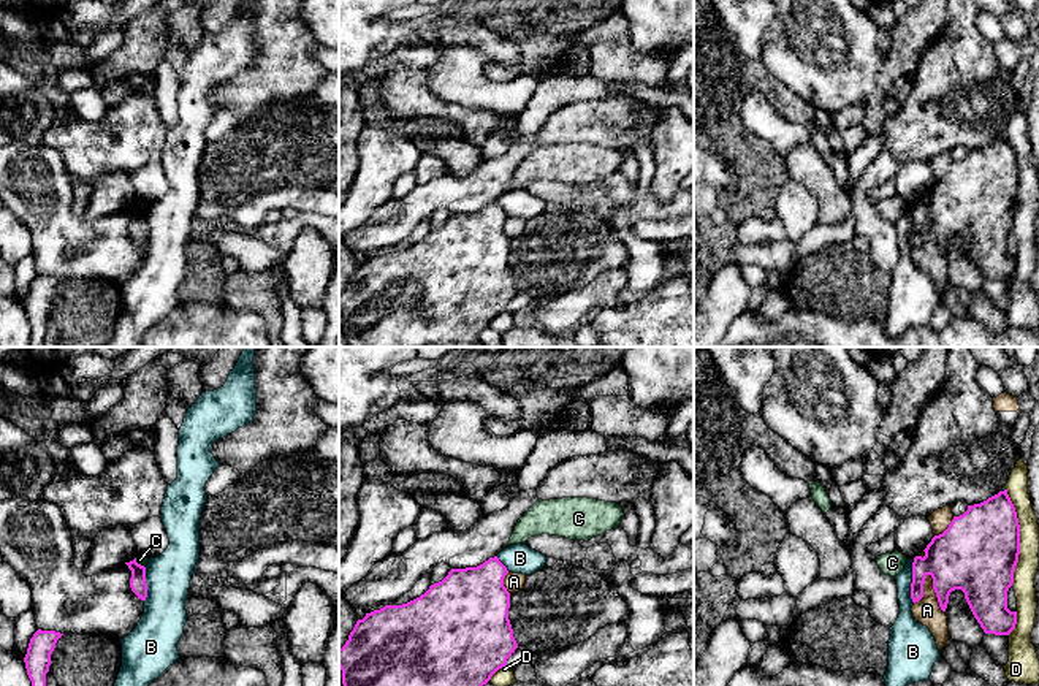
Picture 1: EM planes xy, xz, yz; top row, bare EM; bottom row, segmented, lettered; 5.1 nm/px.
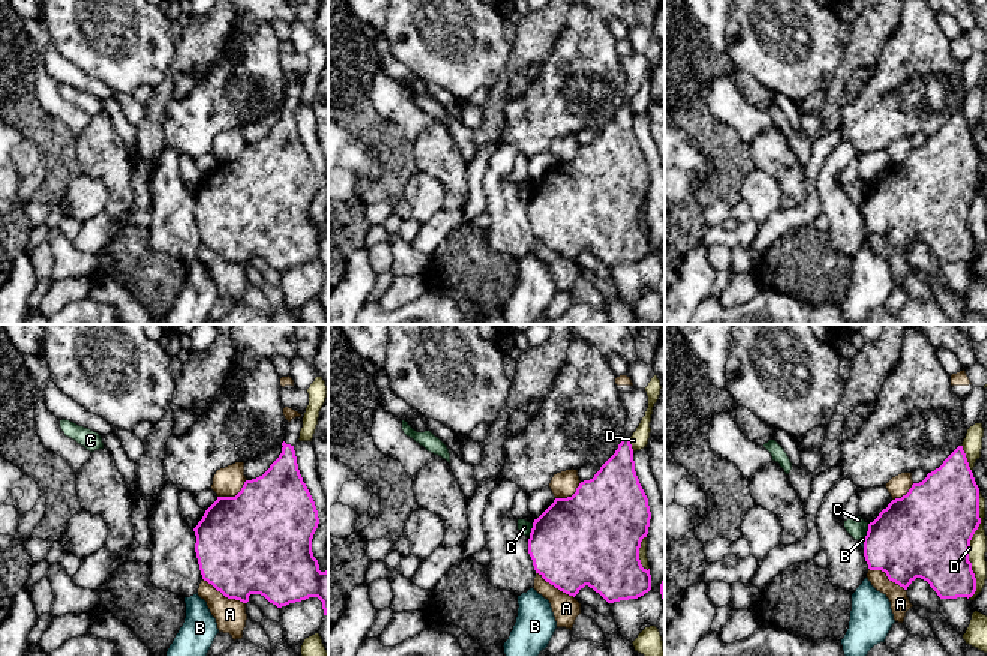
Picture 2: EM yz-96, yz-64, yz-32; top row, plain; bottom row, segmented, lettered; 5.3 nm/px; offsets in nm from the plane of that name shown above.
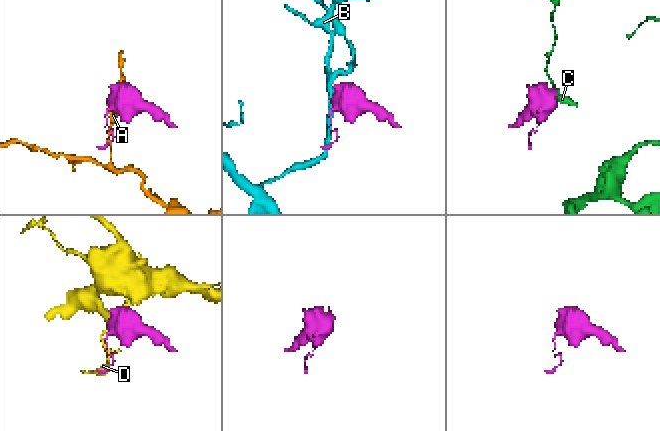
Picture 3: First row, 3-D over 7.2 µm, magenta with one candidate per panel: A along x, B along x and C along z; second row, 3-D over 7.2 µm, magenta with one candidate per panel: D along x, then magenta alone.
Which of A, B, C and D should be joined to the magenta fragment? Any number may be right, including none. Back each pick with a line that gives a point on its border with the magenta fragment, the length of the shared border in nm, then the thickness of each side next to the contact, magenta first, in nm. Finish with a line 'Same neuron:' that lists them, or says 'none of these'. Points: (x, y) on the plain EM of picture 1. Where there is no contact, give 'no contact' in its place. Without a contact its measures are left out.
Same neuron: none of these

